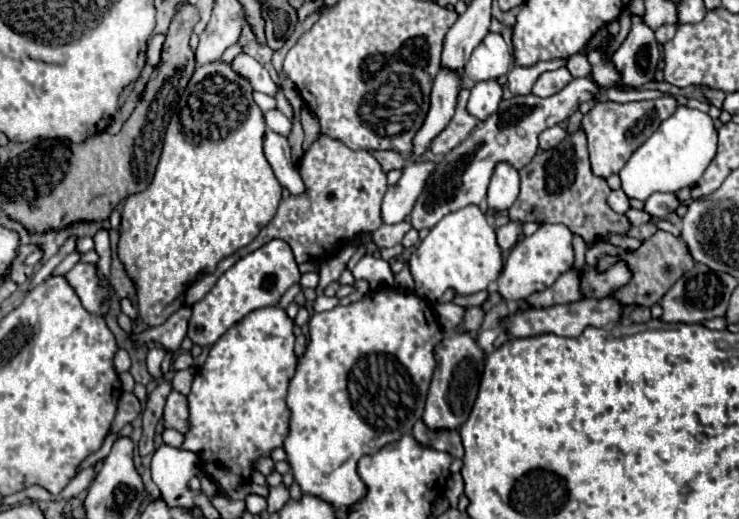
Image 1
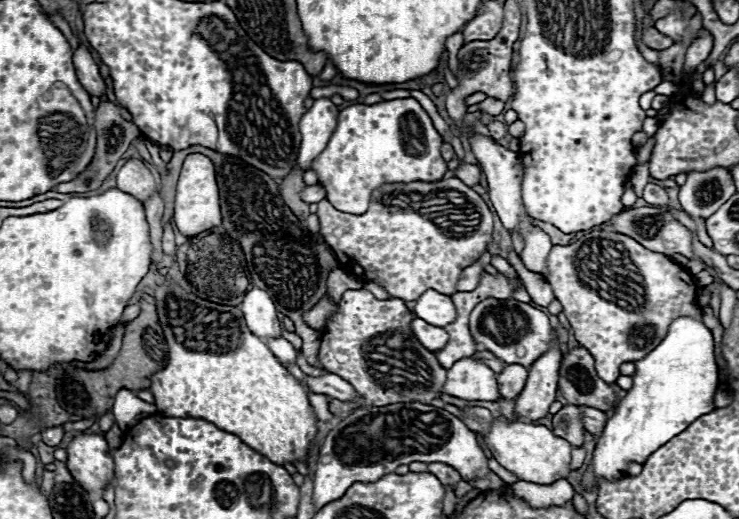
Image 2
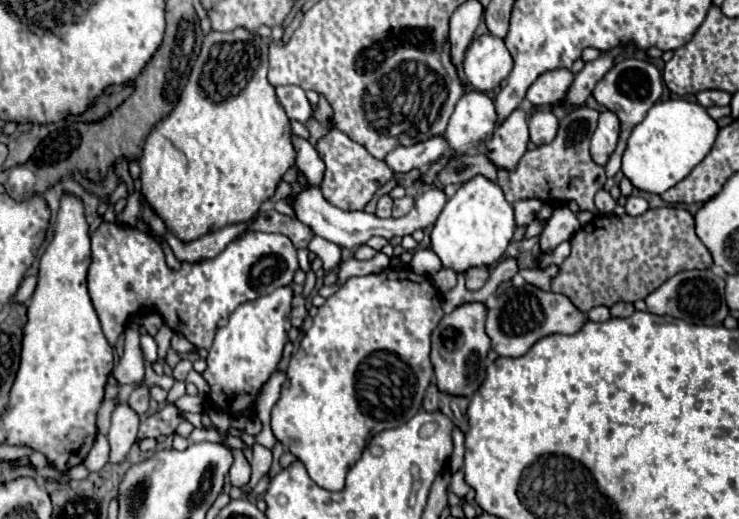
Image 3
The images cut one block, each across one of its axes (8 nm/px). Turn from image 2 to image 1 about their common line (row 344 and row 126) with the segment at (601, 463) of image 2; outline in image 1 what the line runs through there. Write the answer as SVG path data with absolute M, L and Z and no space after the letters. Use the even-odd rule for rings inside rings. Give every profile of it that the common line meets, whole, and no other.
M678 106L676 112L666 118L658 130L640 144L630 160L620 170L622 190L628 198L646 200L654 192L676 192L694 184L708 168L716 154L716 128L706 112Z

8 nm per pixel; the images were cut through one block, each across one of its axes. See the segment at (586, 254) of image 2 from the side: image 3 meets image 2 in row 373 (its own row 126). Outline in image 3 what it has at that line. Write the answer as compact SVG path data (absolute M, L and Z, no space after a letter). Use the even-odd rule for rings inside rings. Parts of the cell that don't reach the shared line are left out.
M602 110L600 112L600 120L598 120L598 128L592 136L592 160L600 166L606 166L610 154L616 148L616 140L618 140L618 132L620 132L620 122L618 116L614 112Z

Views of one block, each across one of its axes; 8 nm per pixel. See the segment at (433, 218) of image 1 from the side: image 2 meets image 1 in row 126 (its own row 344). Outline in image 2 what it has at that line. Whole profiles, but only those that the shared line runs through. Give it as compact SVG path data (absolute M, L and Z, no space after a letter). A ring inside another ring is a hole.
M486 298L476 304L476 308L470 312L470 334L478 348L492 352L498 360L506 364L522 364L526 368L542 352L546 352L552 342L552 326L548 322L548 316L542 310L514 298Z

